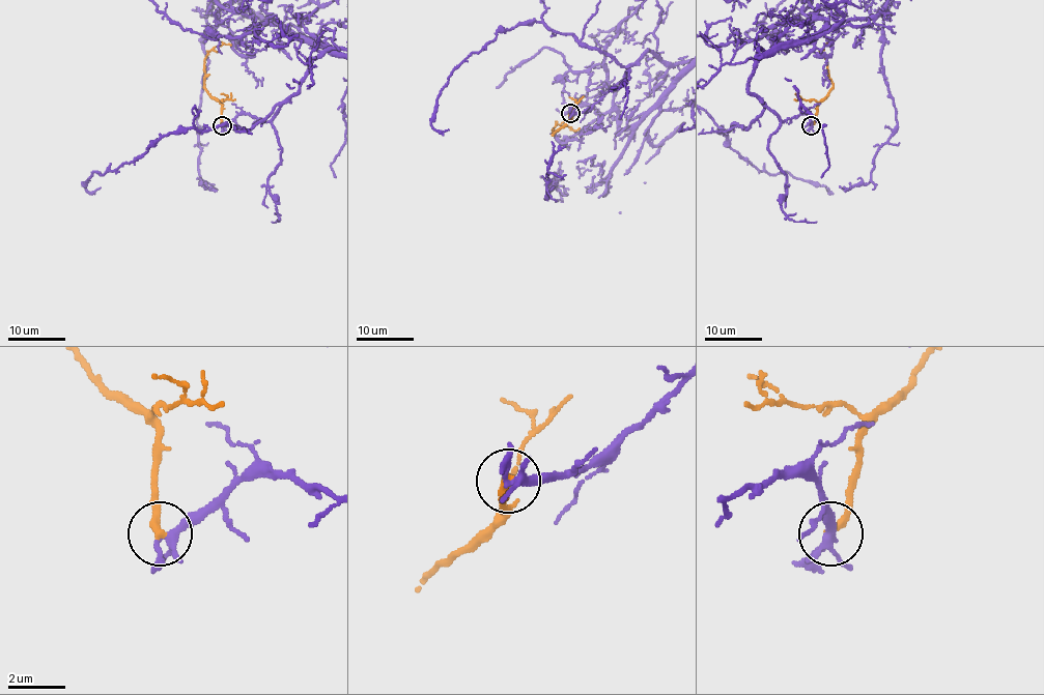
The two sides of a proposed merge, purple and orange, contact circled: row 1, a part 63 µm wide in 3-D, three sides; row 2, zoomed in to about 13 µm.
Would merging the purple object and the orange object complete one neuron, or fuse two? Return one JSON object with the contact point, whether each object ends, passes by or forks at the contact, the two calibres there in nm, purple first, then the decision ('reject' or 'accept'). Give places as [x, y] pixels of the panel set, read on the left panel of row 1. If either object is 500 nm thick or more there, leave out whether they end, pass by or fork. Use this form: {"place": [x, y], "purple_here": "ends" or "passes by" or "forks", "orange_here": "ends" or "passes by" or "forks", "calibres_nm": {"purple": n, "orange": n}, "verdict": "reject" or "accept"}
{"place": [222, 125], "purple_here": "forks", "orange_here": "ends", "calibres_nm": {"purple": 240, "orange": 280}, "verdict": "reject"}

